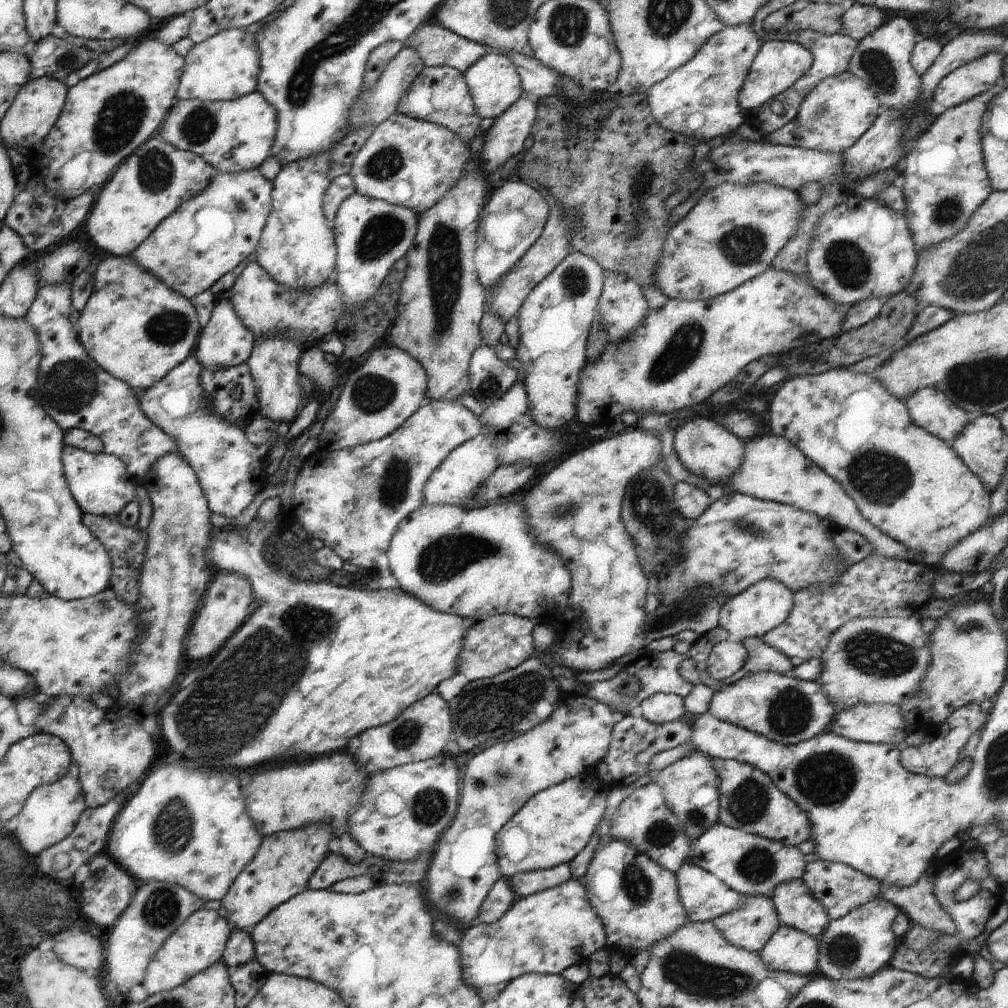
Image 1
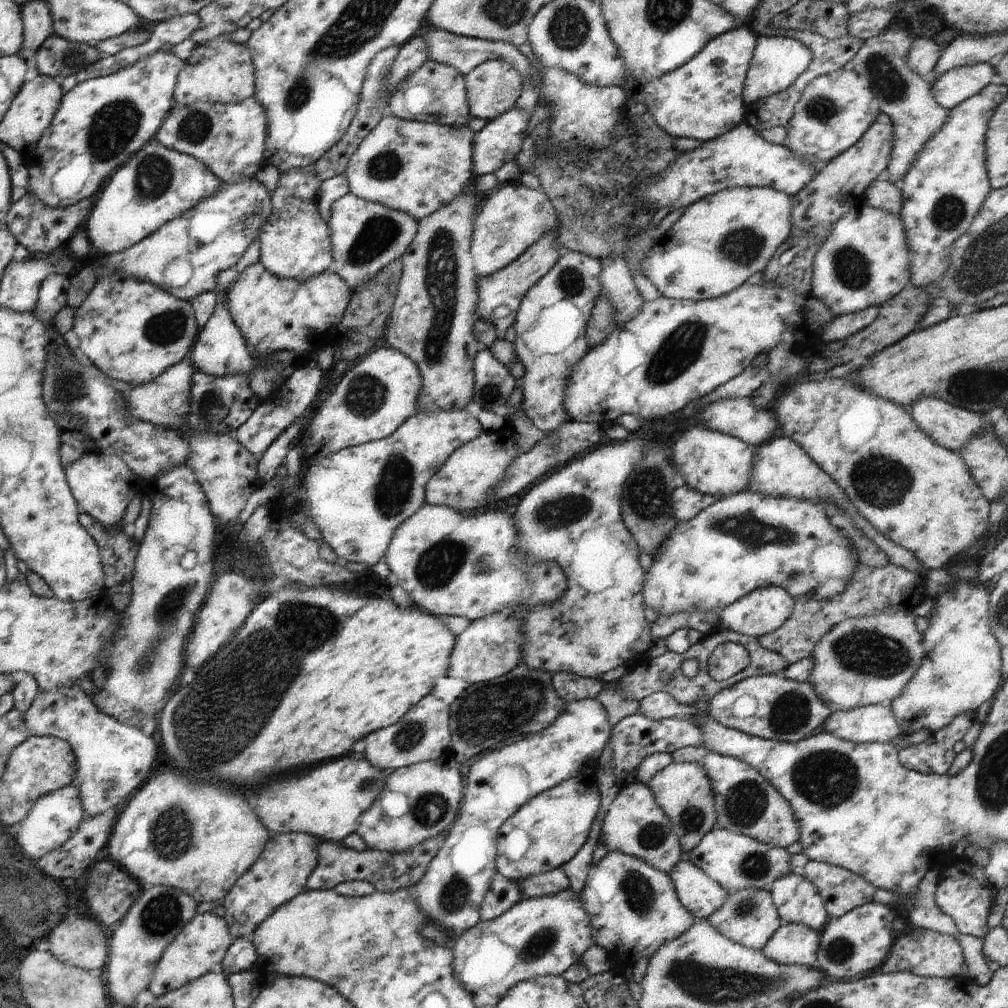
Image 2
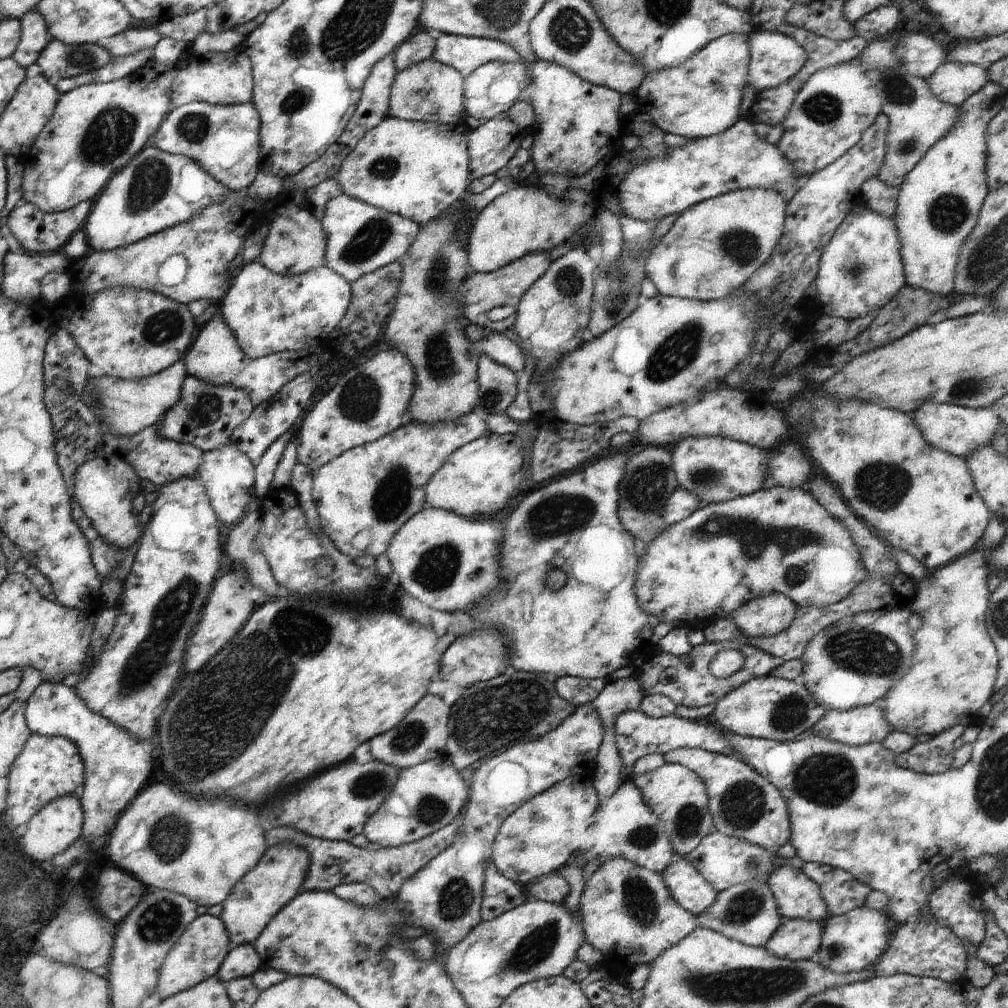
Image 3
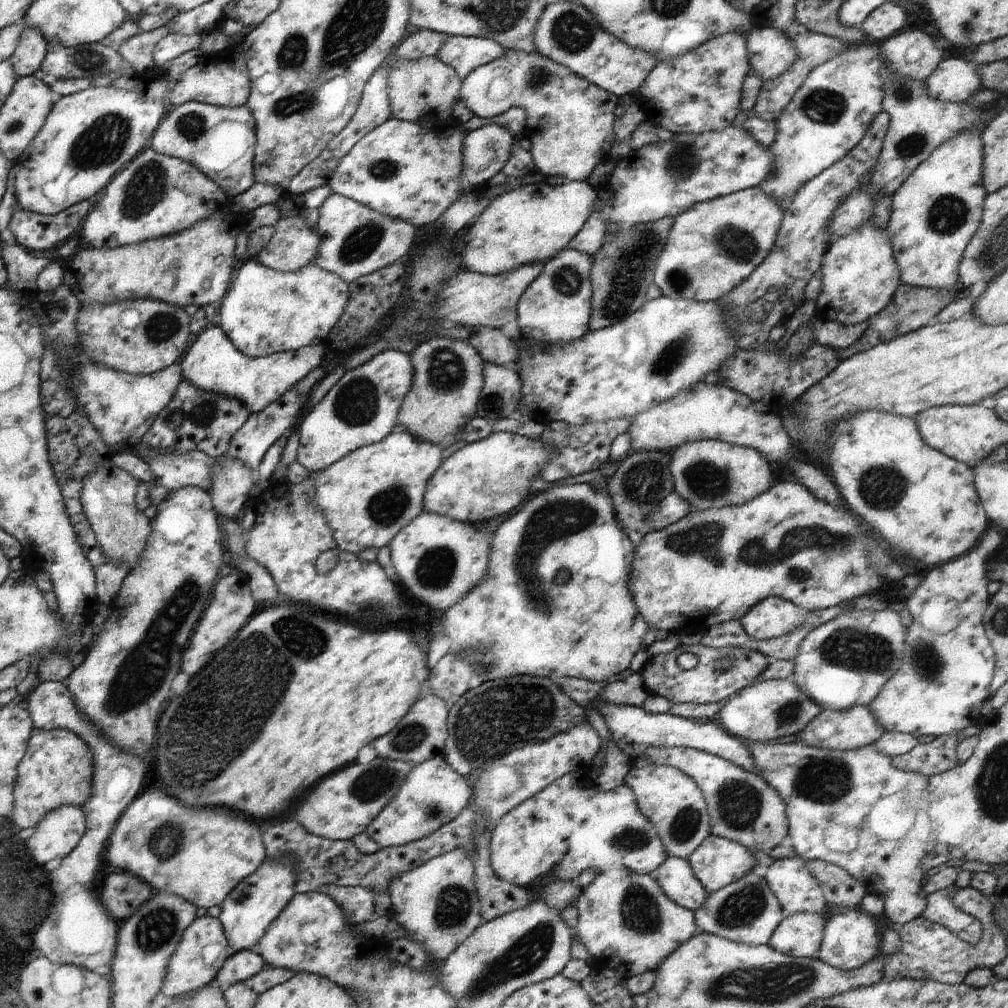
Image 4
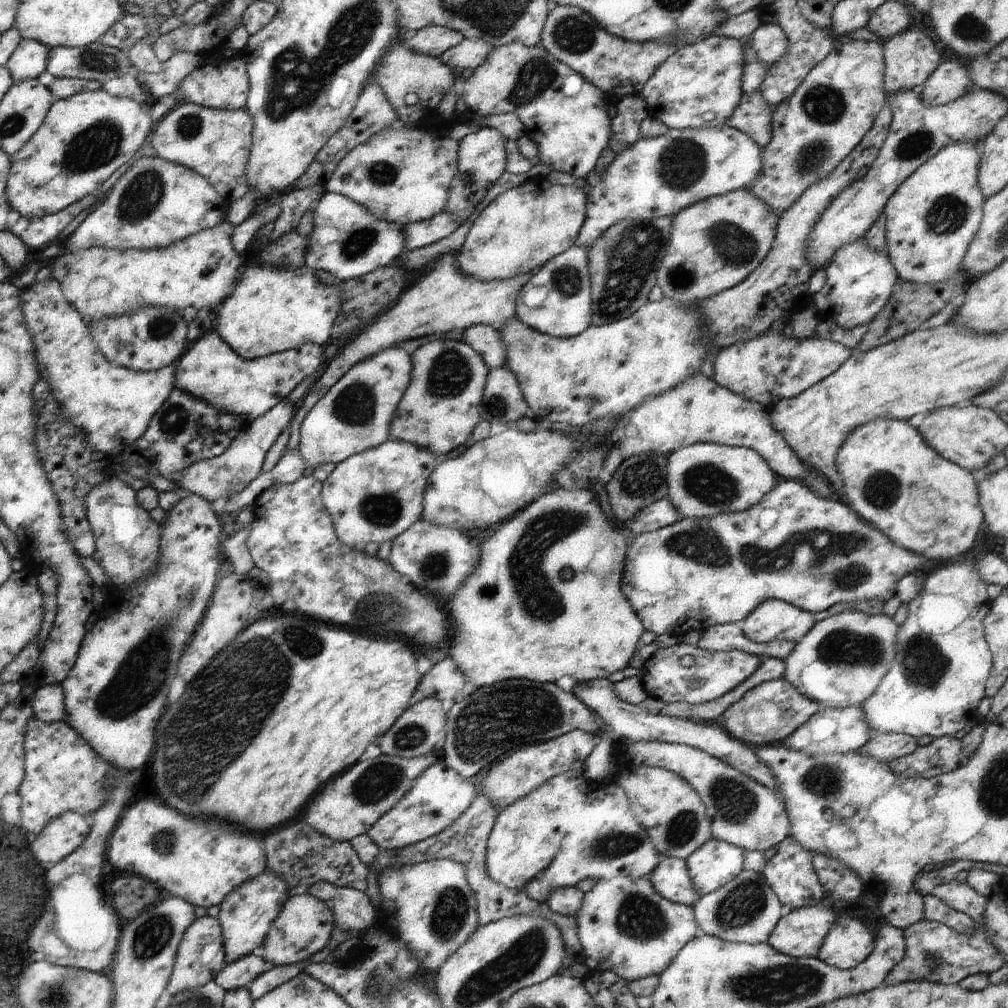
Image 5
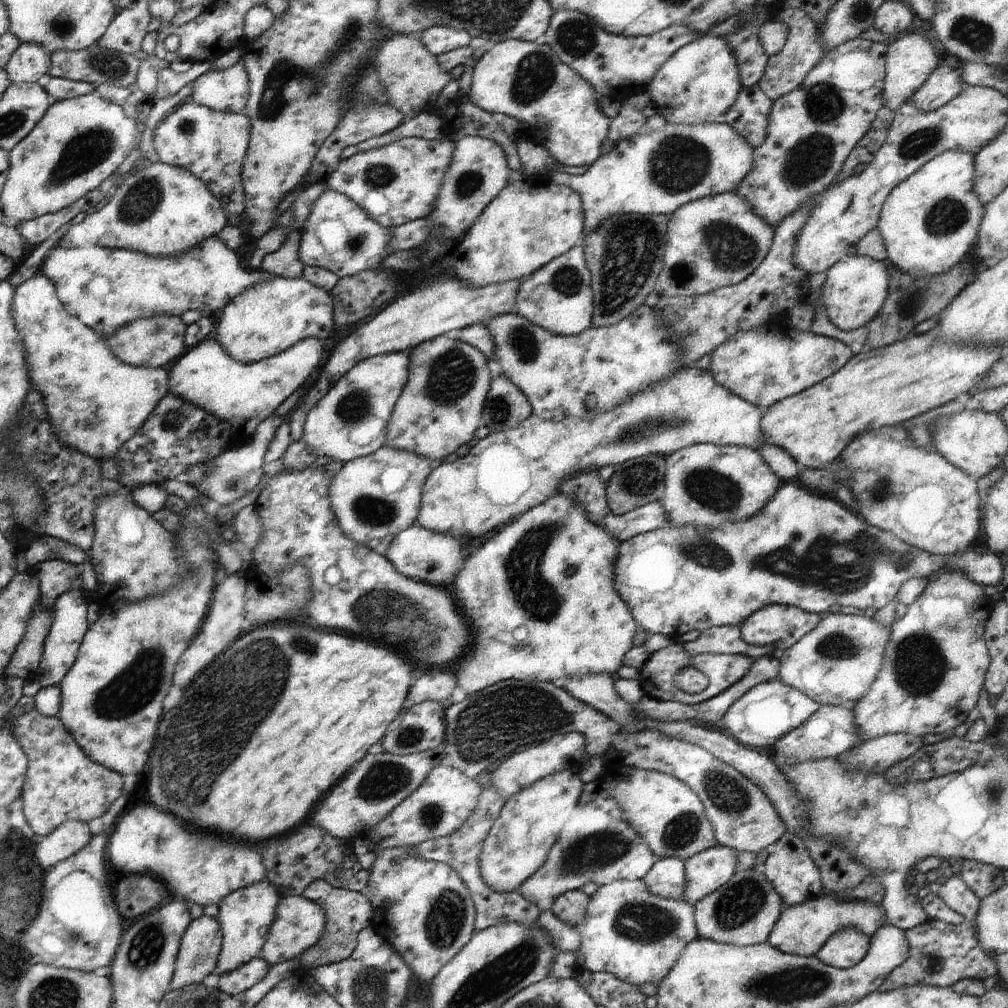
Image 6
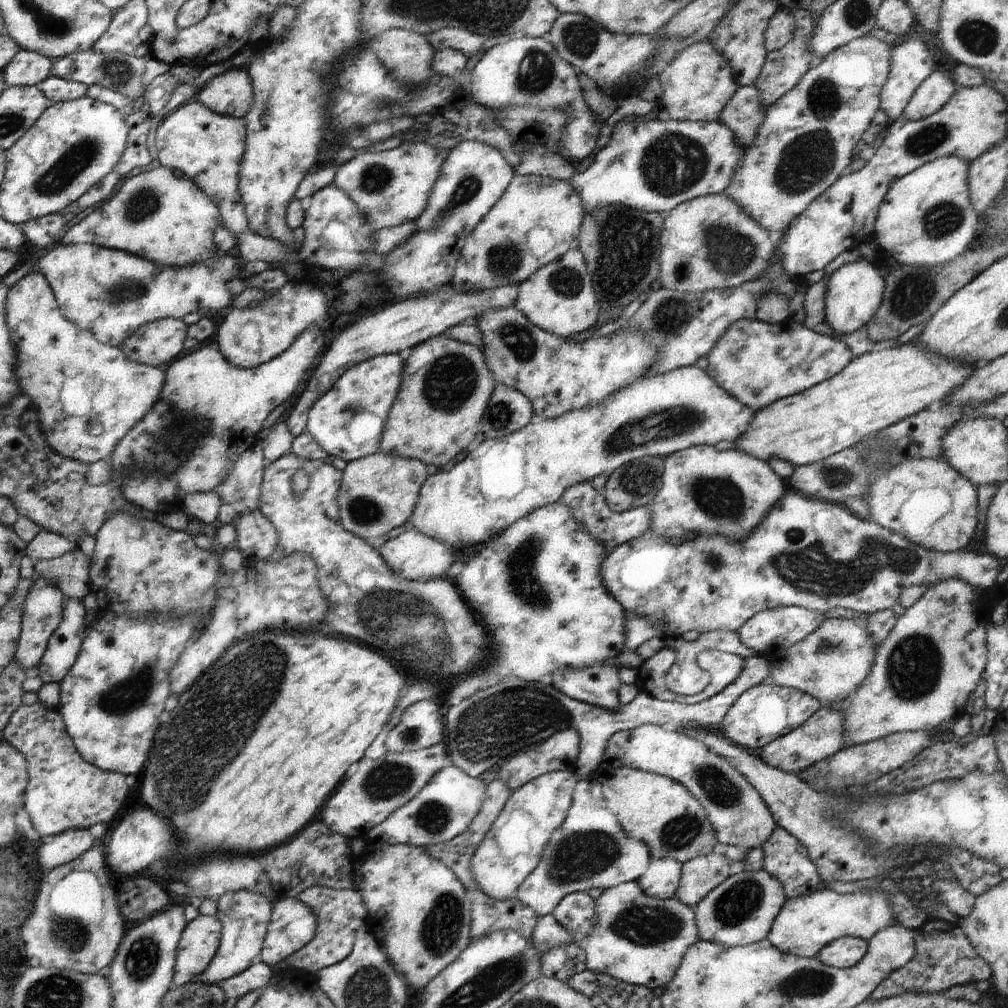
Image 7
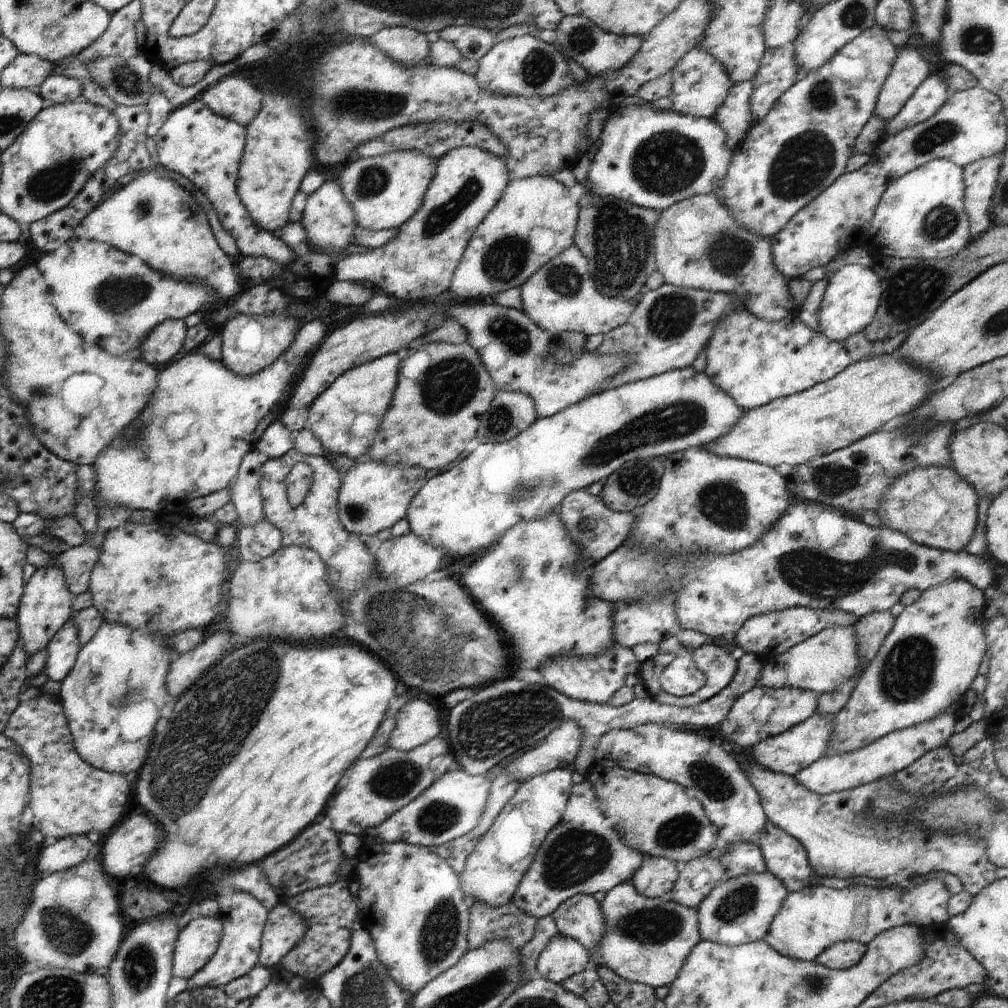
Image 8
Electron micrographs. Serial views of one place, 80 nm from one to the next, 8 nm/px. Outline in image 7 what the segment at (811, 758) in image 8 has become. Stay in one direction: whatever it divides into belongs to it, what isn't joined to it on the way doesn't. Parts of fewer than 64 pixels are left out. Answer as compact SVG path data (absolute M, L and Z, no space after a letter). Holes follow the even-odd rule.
M827 707L818 709L804 724L792 732L775 737L768 744L760 747L759 757L774 768L794 775L809 766L837 753L843 746L843 714L841 710L830 710Z

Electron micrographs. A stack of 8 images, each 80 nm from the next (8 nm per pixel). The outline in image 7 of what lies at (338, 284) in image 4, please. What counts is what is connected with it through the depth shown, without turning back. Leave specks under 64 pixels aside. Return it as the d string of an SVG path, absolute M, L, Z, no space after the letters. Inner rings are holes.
M288 282L256 307L232 308L216 333L220 354L234 366L253 369L288 350L296 337L315 326L322 329L330 302L322 288L308 283Z

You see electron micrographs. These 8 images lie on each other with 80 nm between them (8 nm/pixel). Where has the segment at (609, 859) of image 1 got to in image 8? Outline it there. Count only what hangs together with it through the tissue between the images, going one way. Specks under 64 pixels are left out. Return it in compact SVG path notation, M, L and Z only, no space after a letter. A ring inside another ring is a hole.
M621 883L609 890L601 902L605 918L605 933L600 944L589 952L590 966L604 966L628 982L669 987L678 978L690 951L701 941L696 909L669 899L651 899L641 895L629 883Z

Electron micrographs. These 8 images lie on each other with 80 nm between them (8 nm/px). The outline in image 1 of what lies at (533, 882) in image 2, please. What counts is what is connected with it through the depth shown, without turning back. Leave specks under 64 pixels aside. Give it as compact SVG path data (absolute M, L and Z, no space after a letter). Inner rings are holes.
M564 863L551 869L518 873L509 878L508 882L516 897L521 898L560 886L567 883L571 877L569 863Z

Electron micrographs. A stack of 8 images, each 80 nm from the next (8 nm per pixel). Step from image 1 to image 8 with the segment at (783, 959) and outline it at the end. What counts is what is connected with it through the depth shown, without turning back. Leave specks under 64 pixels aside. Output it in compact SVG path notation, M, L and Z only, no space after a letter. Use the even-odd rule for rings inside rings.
M926 879L922 884L915 884L912 889L896 887L871 887L864 884L852 884L846 888L835 889L816 884L788 893L778 914L770 923L768 934L763 938L776 952L791 959L815 961L824 950L837 942L856 941L867 945L876 935L900 925L916 925L921 928L930 925L946 925L951 917L947 911L950 893L941 879Z

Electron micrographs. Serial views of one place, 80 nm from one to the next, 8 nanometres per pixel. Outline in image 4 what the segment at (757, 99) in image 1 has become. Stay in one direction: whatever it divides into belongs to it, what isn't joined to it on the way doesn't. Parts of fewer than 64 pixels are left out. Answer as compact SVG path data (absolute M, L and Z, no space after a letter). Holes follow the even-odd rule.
M754 26L746 38L749 64L763 82L785 73L795 62L794 42L776 28Z

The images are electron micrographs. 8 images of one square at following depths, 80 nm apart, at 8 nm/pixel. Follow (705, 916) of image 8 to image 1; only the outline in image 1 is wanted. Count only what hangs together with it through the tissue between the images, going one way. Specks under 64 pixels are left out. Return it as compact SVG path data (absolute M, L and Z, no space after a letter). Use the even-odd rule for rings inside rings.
M742 895L737 908L712 922L734 946L759 953L781 925L773 900L764 895Z

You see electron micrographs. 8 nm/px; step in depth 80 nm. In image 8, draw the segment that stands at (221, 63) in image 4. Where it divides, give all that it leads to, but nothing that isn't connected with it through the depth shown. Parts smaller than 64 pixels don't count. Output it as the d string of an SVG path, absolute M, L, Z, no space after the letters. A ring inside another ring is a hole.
M235 71L202 91L201 101L212 112L247 127L261 109L263 96L258 88Z

